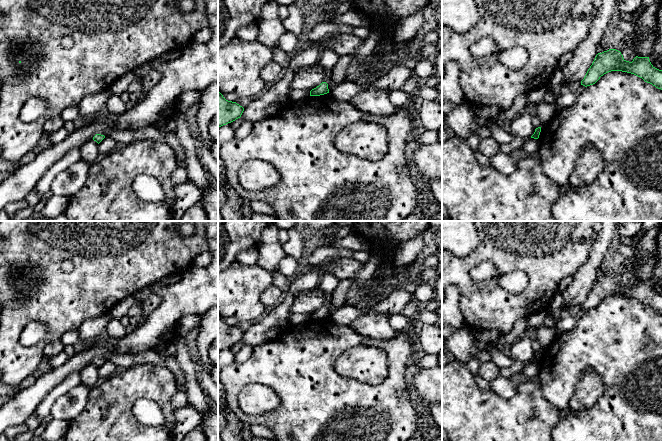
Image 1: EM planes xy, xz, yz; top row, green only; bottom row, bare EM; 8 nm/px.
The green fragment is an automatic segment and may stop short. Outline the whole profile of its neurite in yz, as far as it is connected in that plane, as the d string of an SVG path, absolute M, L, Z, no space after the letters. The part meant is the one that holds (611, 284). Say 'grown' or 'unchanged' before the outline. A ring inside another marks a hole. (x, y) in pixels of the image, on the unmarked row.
unchanged; M609 273L596 279L584 303L581 305L581 309L585 311L593 309L601 300L611 295L634 298L662 314L662 294L655 292L651 288L649 281L636 280L632 286L629 286L616 273Z

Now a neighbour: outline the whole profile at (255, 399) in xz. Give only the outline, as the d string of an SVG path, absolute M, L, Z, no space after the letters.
M251 384L240 391L238 402L244 413L258 416L275 409L280 401L272 388L260 384Z

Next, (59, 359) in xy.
M63 351L50 357L48 360L49 364L53 367L53 368L57 368L62 366L63 364L66 363L66 361L69 359L68 355L65 354Z

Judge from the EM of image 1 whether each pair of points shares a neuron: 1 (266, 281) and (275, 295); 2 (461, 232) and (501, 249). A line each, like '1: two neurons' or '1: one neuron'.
1: two neurons
2: two neurons

